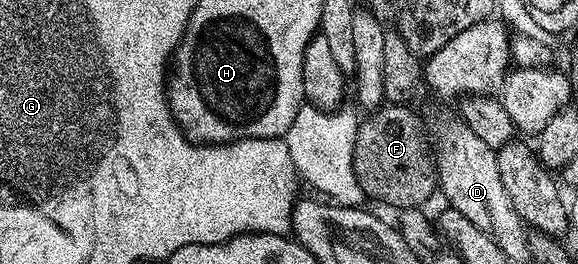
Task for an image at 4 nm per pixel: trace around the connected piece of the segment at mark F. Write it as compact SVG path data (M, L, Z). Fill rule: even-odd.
M384 103L382 106L374 109L370 113L371 116L368 120L364 119L359 125L357 130L357 138L355 139L355 145L353 146L353 170L357 174L357 182L361 186L364 197L370 198L371 196L375 200L380 200L383 204L388 204L391 208L399 208L398 210L406 210L409 208L422 209L423 203L430 198L431 195L436 195L437 192L437 169L435 167L435 157L433 155L432 145L429 143L429 136L423 133L423 124L419 121L417 113L411 109L406 103Z

